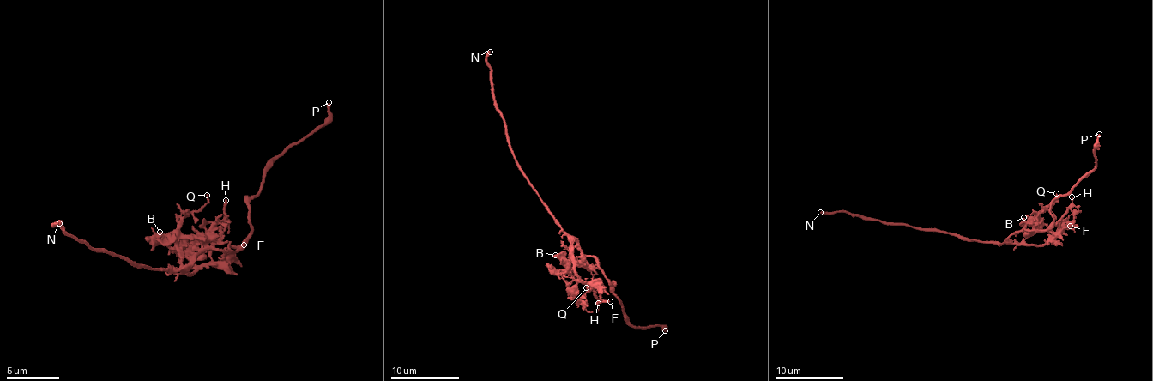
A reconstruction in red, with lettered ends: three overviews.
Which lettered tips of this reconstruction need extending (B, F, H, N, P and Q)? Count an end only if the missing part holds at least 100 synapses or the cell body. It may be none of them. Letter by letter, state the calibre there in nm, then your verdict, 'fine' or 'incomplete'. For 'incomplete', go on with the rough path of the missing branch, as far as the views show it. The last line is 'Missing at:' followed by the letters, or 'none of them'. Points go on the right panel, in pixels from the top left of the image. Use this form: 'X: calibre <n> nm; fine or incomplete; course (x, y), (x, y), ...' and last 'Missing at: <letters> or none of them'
B: calibre 260 nm; fine
F: calibre 200 nm; fine
H: calibre 200 nm; fine
N: calibre 320 nm; fine
P: calibre 280 nm; incomplete; course (1099, 134), (1109, 134), (1113, 137), (1070, 137)
Q: calibre 170 nm; fine
Missing at: P

